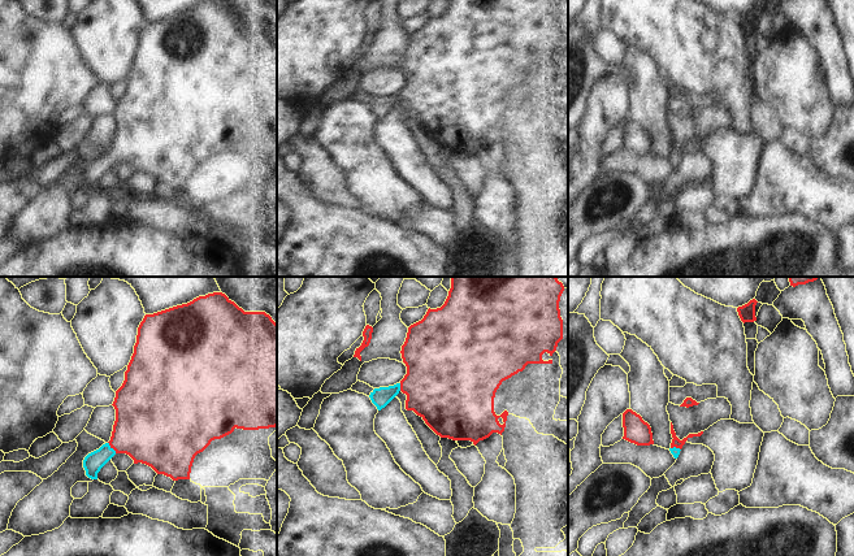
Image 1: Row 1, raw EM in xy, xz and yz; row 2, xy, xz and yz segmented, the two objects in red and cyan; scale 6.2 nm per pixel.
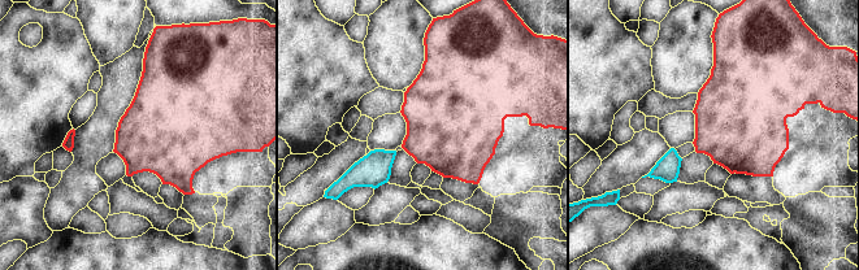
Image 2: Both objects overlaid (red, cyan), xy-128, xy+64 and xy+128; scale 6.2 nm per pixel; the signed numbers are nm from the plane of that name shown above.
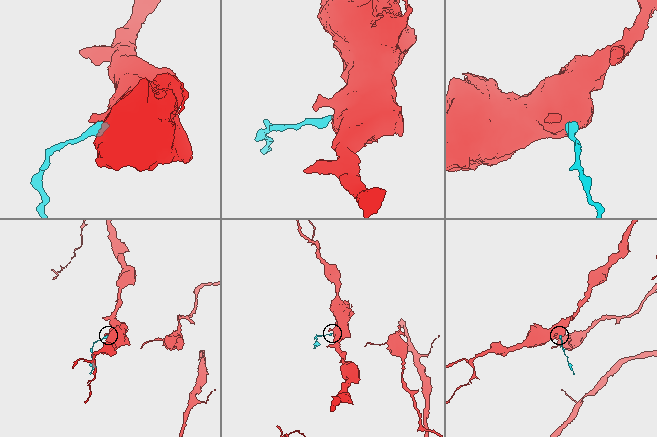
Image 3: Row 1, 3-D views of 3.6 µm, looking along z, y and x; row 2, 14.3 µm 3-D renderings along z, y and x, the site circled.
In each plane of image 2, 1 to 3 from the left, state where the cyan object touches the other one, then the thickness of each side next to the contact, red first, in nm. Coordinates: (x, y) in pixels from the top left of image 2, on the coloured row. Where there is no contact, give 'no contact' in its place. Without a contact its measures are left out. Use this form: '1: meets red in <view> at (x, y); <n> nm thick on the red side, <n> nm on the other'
1: no contact
2: no contact
3: no contact

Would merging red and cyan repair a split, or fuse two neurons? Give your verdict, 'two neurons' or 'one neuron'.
one neuron

